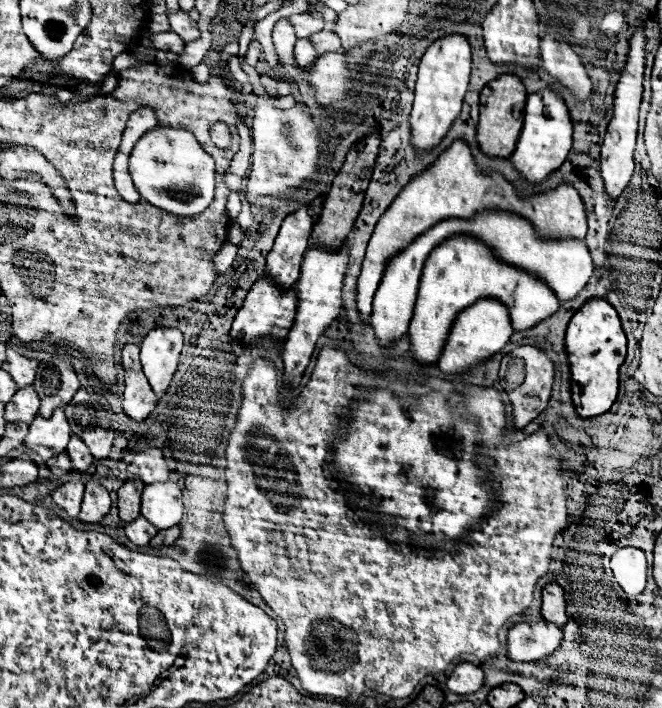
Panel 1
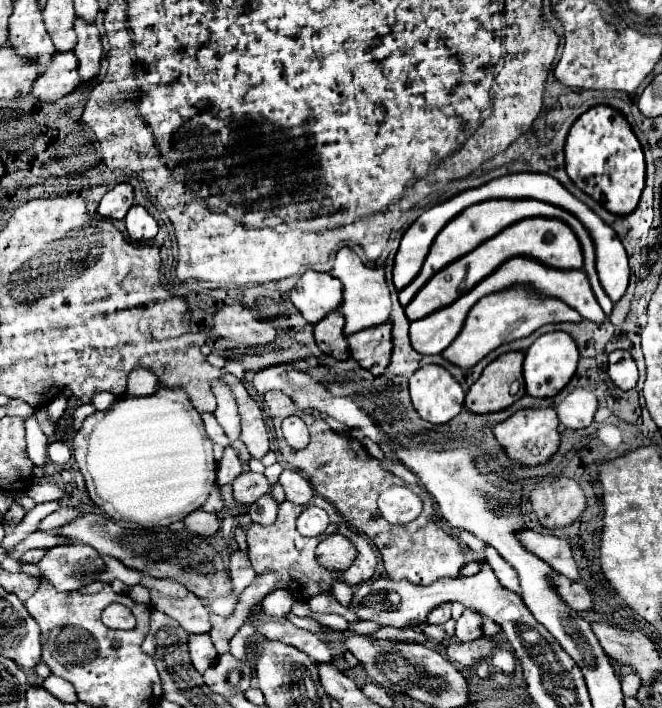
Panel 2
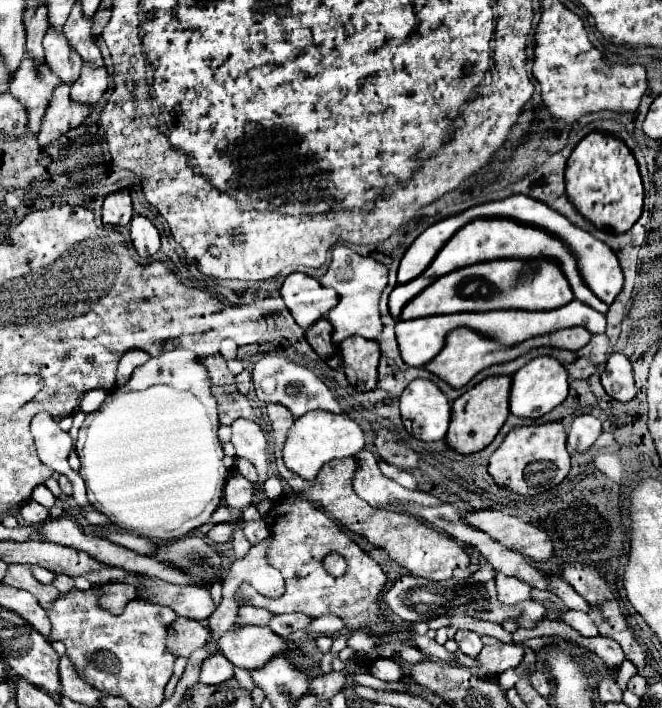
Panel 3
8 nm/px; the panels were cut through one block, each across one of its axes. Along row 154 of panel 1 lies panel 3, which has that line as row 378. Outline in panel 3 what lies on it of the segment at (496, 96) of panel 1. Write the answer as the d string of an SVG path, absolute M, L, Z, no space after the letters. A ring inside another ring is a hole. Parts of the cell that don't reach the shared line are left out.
M494 376L486 378L484 382L476 384L472 390L462 394L452 404L452 422L446 434L446 444L460 452L460 454L474 454L486 448L504 426L510 410L508 410L508 394L510 394L512 380L508 376Z

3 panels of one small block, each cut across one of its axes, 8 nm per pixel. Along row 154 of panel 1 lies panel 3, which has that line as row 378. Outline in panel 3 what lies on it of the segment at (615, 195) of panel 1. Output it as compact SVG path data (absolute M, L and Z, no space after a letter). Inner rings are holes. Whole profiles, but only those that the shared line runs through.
M612 354L608 358L606 370L602 374L602 386L610 398L620 402L628 402L636 396L632 366L624 354Z

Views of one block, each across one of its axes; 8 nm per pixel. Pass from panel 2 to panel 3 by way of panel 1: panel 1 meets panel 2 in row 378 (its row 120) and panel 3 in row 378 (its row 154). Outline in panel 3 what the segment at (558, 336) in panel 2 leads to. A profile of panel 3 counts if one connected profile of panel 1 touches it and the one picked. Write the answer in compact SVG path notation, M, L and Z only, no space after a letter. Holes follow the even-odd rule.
M540 356L528 362L524 368L520 368L512 376L512 390L510 390L510 412L520 418L542 418L550 410L554 410L558 404L562 404L568 396L568 372L566 368L550 358Z

